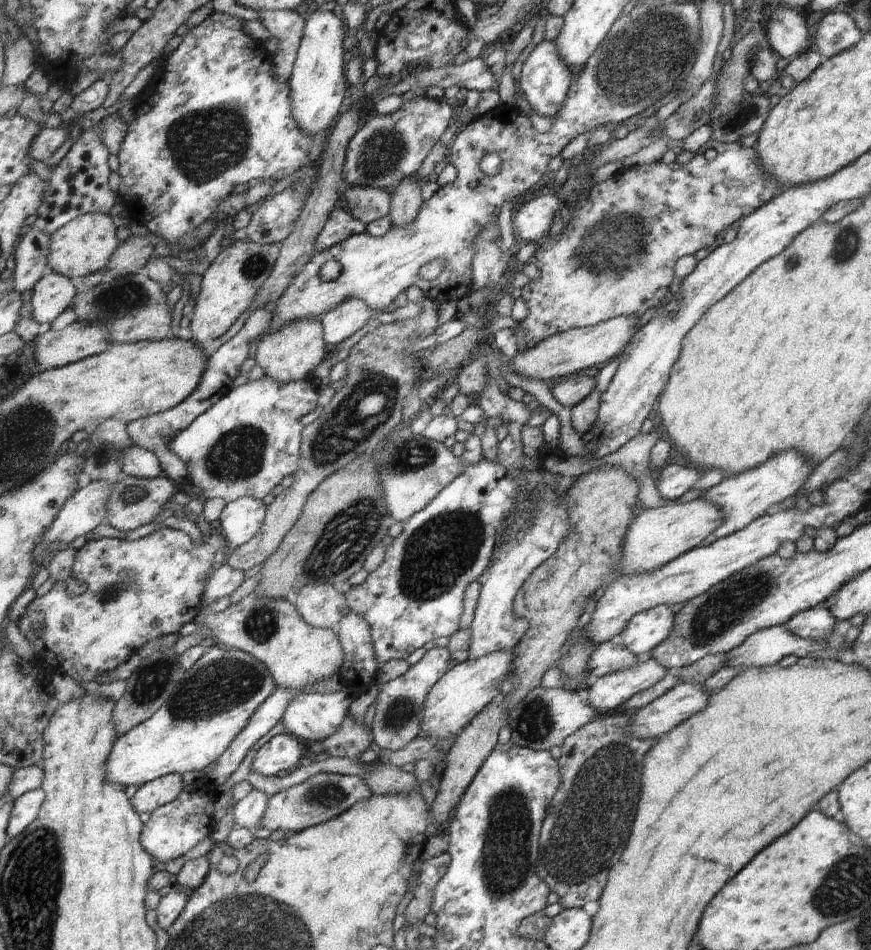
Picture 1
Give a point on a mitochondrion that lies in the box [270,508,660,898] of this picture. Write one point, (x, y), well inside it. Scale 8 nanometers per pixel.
(588, 824)

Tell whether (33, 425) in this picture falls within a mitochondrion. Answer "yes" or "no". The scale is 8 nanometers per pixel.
yes

